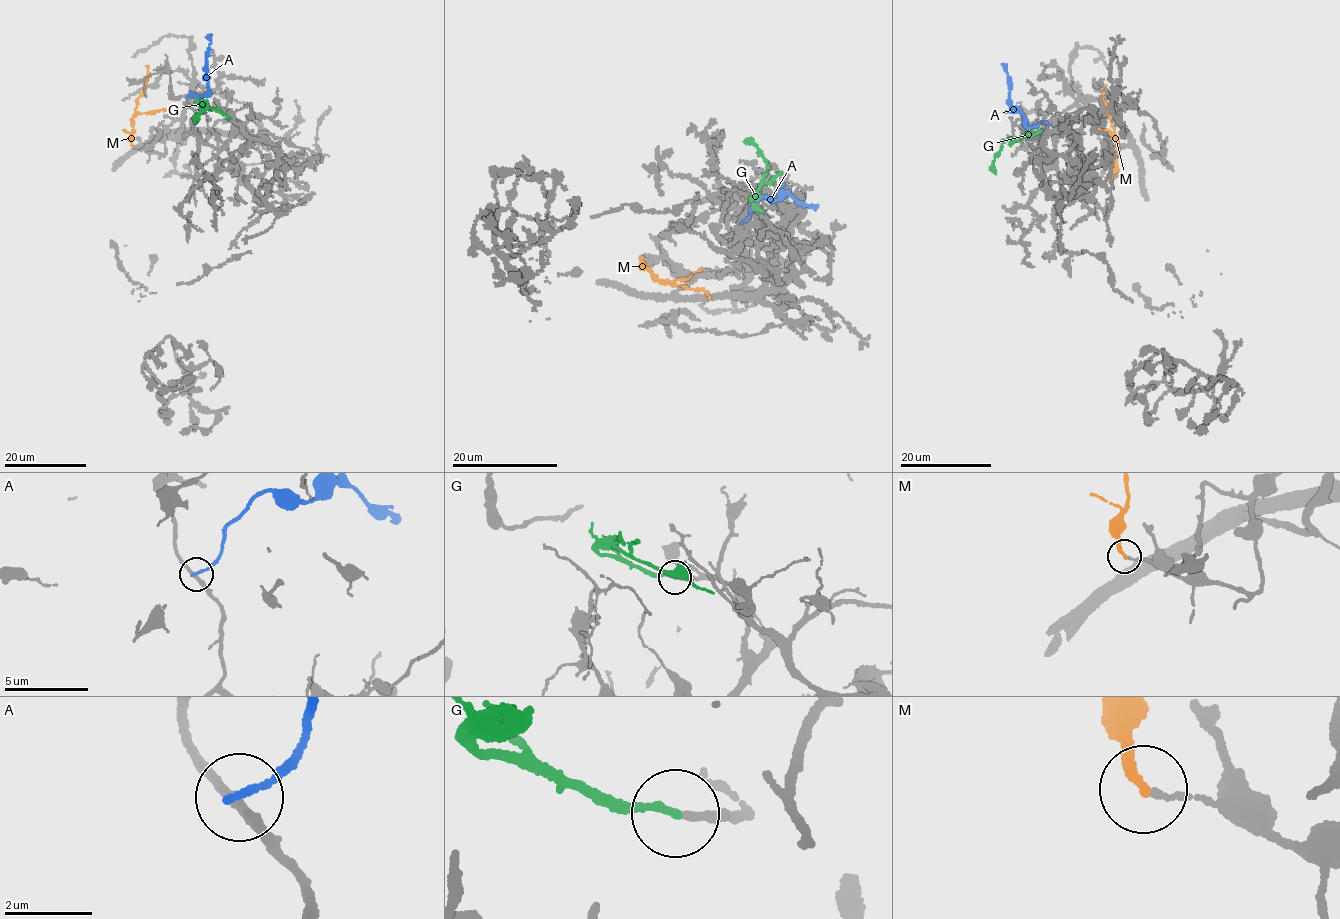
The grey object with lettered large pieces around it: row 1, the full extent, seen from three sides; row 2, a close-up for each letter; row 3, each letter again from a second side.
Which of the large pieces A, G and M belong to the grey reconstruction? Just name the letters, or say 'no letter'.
G

